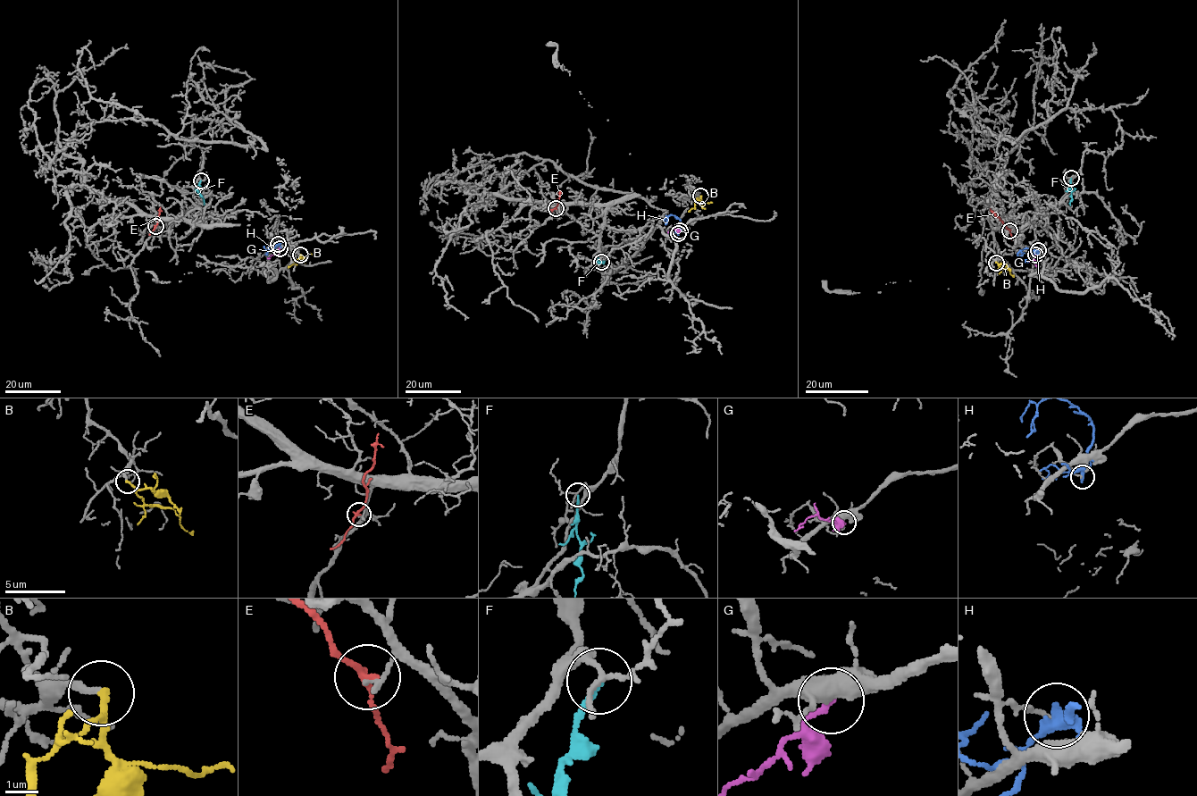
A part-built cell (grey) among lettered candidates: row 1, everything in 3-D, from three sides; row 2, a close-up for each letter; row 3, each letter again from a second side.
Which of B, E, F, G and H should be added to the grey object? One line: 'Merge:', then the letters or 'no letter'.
Merge: B

